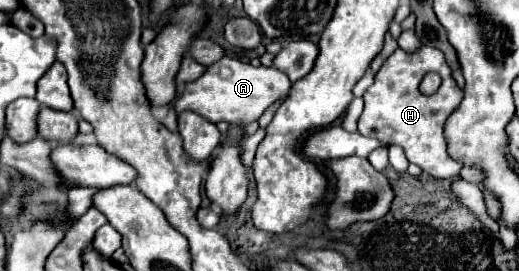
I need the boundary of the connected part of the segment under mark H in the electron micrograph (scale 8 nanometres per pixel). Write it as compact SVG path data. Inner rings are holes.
M421 46L415 52L405 52L397 48L381 66L375 76L373 86L365 92L365 108L359 116L359 132L363 136L377 138L383 146L401 146L411 164L421 166L427 174L435 178L459 176L463 164L449 156L445 138L445 120L461 104L463 90L455 84L451 68L445 62L441 50L433 46ZM427 72L437 72L441 76L441 86L433 96L419 92L419 84Z

